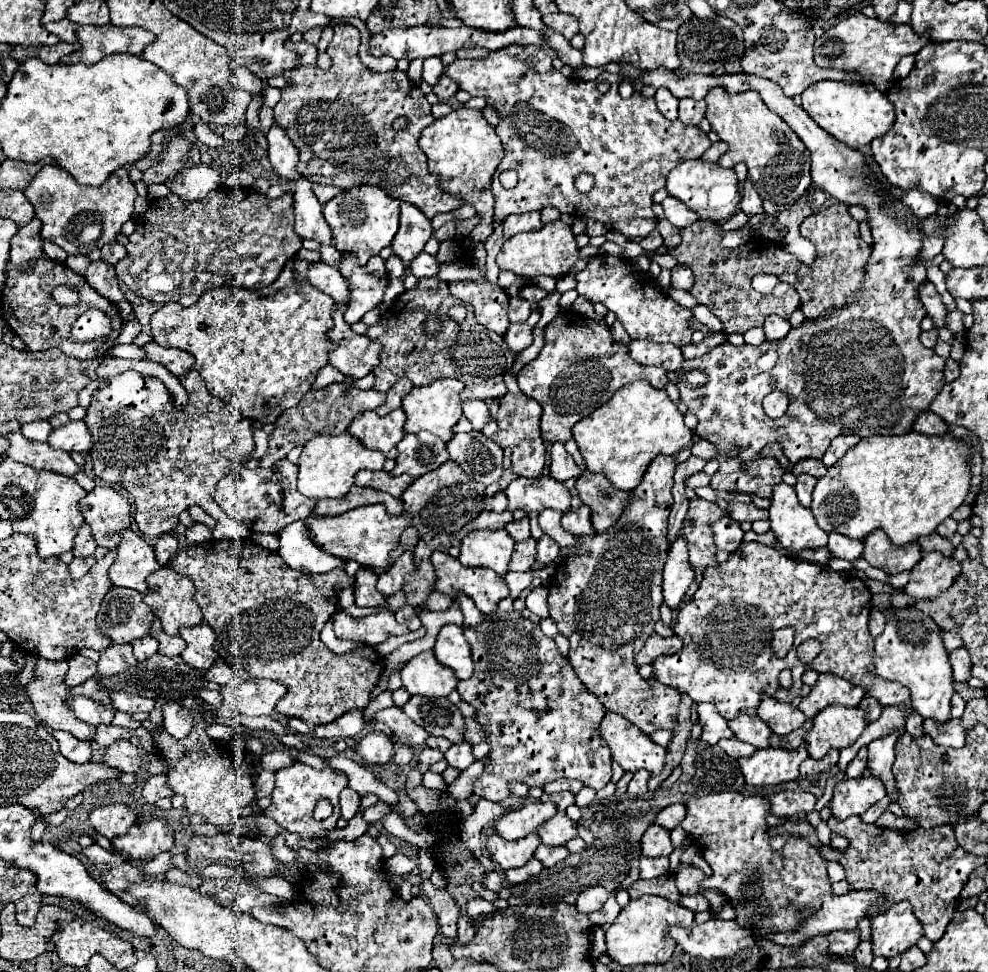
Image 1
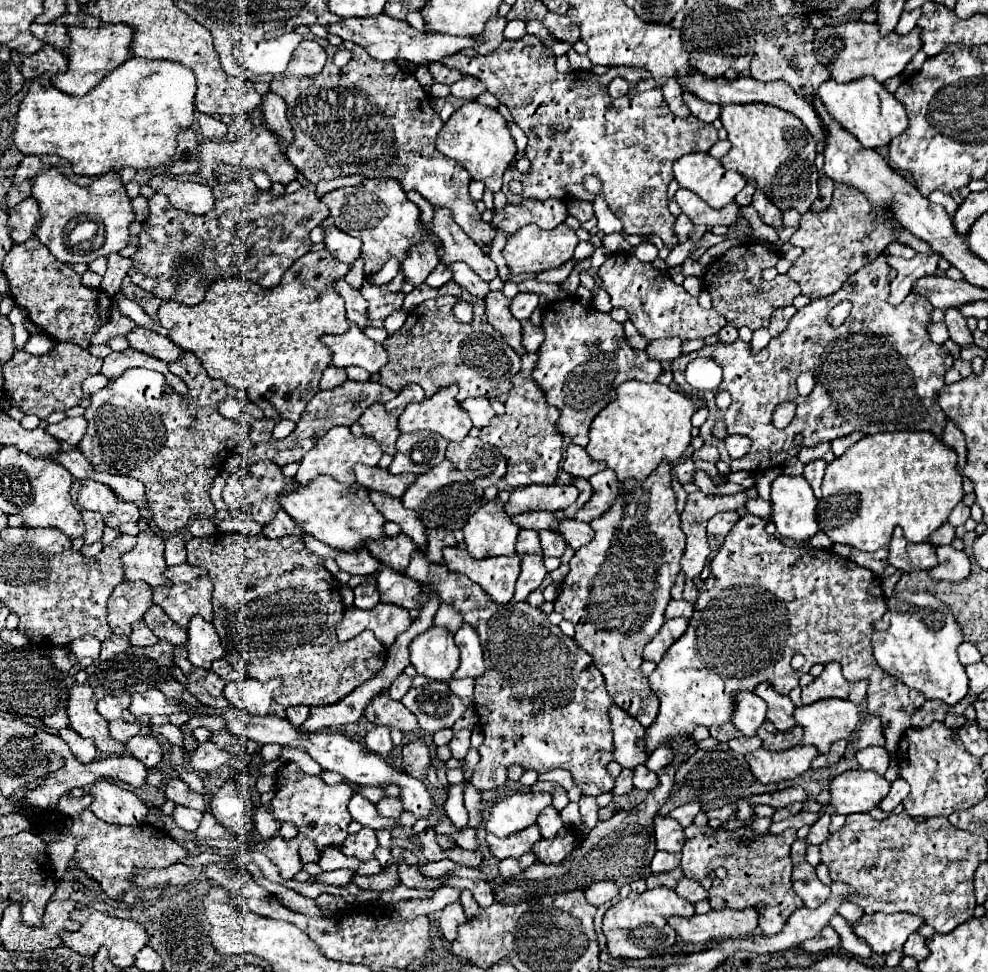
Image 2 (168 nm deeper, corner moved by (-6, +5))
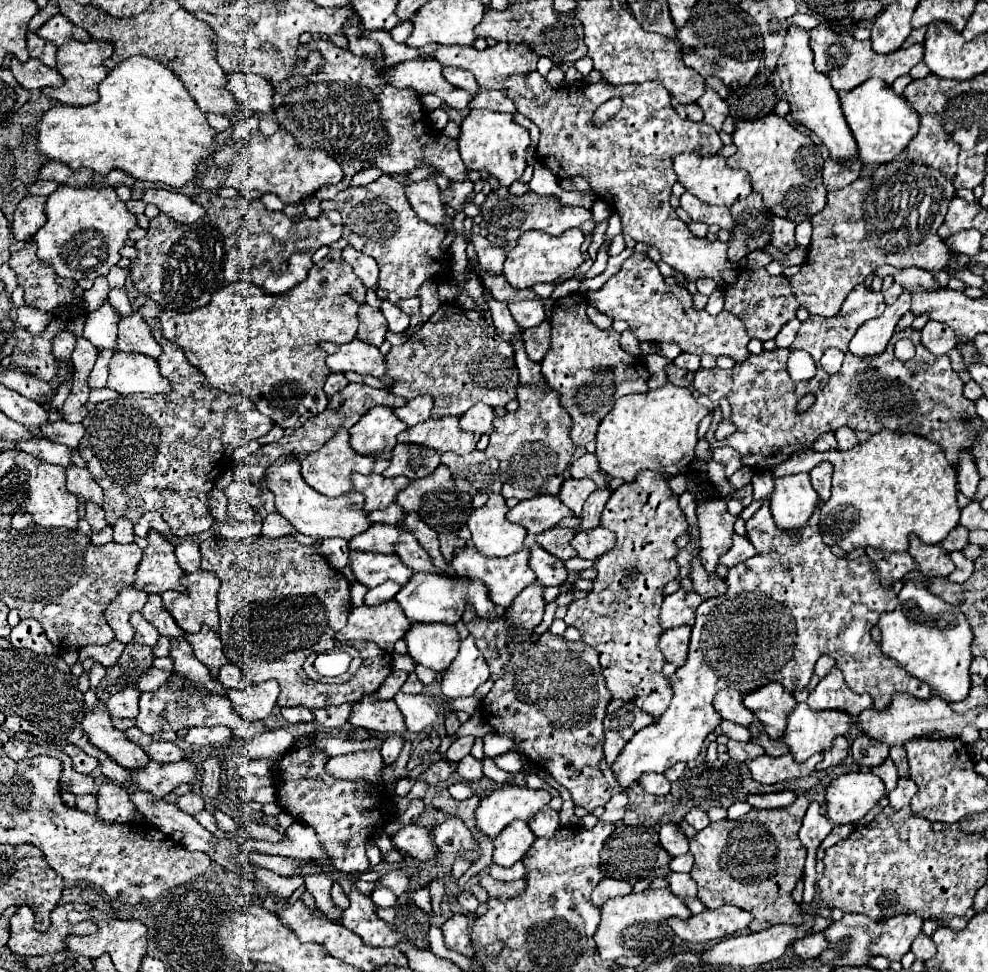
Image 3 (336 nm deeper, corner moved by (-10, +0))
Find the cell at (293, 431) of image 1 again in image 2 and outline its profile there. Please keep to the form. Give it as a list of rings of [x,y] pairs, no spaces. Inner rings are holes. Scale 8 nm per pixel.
[[[346,380],[344,384],[340,384],[340,386],[332,388],[332,390],[320,390],[308,402],[304,414],[300,416],[300,420],[298,420],[298,424],[296,424],[296,428],[294,428],[294,432],[290,436],[286,436],[282,440],[274,440],[272,438],[266,444],[256,444],[248,451],[248,454],[242,455],[246,457],[247,462],[242,463],[241,467],[260,462],[260,460],[270,460],[270,462],[274,462],[278,466],[286,466],[290,462],[298,462],[328,432],[328,428],[332,428],[332,426],[352,426],[370,404],[374,404],[374,402],[384,404],[384,402],[392,400],[394,396],[396,396],[396,392],[388,390],[386,386],[382,386],[378,382],[374,384],[374,382],[352,382],[352,380]]]

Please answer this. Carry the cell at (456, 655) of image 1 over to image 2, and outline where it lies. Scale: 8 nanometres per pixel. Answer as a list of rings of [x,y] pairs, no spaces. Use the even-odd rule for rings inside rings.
[[[462,624],[462,628],[454,634],[454,642],[460,648],[460,668],[454,678],[478,678],[484,674],[484,652],[478,640],[478,634],[472,626]]]

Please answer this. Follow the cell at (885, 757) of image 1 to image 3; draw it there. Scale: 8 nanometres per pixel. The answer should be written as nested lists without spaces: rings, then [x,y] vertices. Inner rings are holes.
[[[764,497],[762,501],[764,501],[762,507],[760,507],[760,509],[756,511],[756,515],[746,523],[748,539],[750,539],[750,543],[756,547],[758,553],[756,553],[756,557],[752,557],[752,559],[748,559],[748,561],[744,561],[744,563],[740,563],[740,565],[736,565],[736,567],[730,569],[730,573],[728,573],[728,577],[726,577],[728,591],[726,591],[724,595],[714,597],[714,599],[708,599],[708,601],[704,601],[704,603],[698,607],[698,611],[696,611],[696,623],[694,623],[694,627],[692,627],[692,639],[690,639],[688,661],[686,661],[686,665],[680,667],[674,675],[670,675],[670,685],[672,685],[672,689],[674,689],[674,697],[672,697],[672,701],[670,701],[670,707],[668,707],[668,709],[660,715],[660,719],[656,719],[652,725],[640,729],[640,731],[628,741],[628,745],[624,747],[624,751],[620,753],[620,759],[616,759],[616,763],[612,765],[612,771],[614,771],[614,775],[616,775],[616,781],[618,781],[618,789],[620,789],[620,791],[638,785],[640,775],[644,775],[644,773],[652,773],[652,771],[654,771],[654,773],[664,773],[666,769],[670,769],[670,767],[672,767],[674,763],[678,763],[678,761],[688,763],[688,761],[694,761],[694,759],[698,757],[698,753],[700,753],[700,749],[702,749],[702,743],[704,743],[706,735],[712,733],[712,731],[720,725],[720,721],[722,721],[722,717],[718,715],[718,711],[716,711],[714,705],[712,705],[712,699],[714,699],[714,695],[716,695],[720,689],[724,689],[724,687],[734,687],[734,689],[738,689],[738,691],[742,691],[742,693],[748,693],[748,691],[752,691],[752,689],[758,689],[758,687],[762,687],[762,685],[768,685],[768,683],[772,683],[772,681],[778,681],[778,683],[784,685],[786,691],[792,691],[792,693],[794,693],[796,689],[804,689],[804,687],[808,685],[808,681],[810,681],[810,677],[812,677],[812,673],[814,673],[814,665],[816,665],[818,657],[820,657],[820,655],[826,655],[826,653],[832,655],[832,657],[836,657],[836,667],[844,673],[844,679],[846,679],[846,683],[848,683],[848,687],[850,687],[852,691],[856,691],[856,693],[868,693],[868,695],[874,699],[874,709],[876,709],[876,711],[882,711],[882,709],[890,703],[890,699],[892,699],[894,693],[910,693],[910,695],[914,695],[916,699],[928,699],[928,697],[932,697],[932,689],[928,687],[928,683],[918,681],[914,675],[908,675],[908,673],[904,671],[904,667],[900,667],[900,663],[896,663],[896,661],[884,657],[884,653],[880,651],[880,645],[872,641],[870,631],[872,631],[872,627],[878,623],[880,615],[882,615],[884,611],[892,611],[892,609],[896,607],[896,593],[892,591],[892,587],[882,587],[882,585],[880,585],[880,577],[876,575],[876,567],[872,567],[872,561],[870,561],[866,555],[862,555],[860,559],[844,559],[844,557],[838,557],[838,555],[834,555],[834,553],[830,551],[830,547],[828,547],[828,545],[822,541],[822,537],[818,535],[820,505],[818,505],[818,509],[814,511],[812,519],[808,521],[808,527],[804,527],[804,531],[780,531],[780,527],[776,527],[776,523],[774,523],[774,519],[772,519],[768,497]],[[792,535],[796,535],[798,541],[794,541]]]

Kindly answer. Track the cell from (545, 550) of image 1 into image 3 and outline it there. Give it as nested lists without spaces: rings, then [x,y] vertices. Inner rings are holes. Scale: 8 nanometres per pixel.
[[[554,527],[548,529],[540,535],[536,535],[536,543],[546,549],[550,555],[558,557],[560,561],[568,561],[572,557],[576,557],[576,551],[570,547],[572,537],[576,535],[574,529],[564,529],[564,527]]]

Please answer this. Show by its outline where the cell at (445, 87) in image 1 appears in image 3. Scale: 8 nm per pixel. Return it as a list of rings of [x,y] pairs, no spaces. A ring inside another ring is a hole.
[[[480,89],[476,93],[476,97],[470,103],[470,109],[492,109],[492,111],[512,113],[512,115],[518,113],[516,111],[516,105],[508,97],[504,97],[498,91],[484,91],[484,89]]]

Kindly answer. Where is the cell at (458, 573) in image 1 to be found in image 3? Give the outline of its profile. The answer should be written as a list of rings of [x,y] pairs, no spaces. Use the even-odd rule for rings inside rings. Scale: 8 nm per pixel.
[[[460,547],[456,549],[456,559],[452,559],[452,571],[456,575],[462,577],[470,577],[470,579],[480,579],[486,583],[492,601],[498,607],[508,609],[512,605],[512,599],[516,599],[516,595],[520,595],[520,591],[524,591],[524,587],[536,583],[536,575],[534,571],[528,567],[528,559],[530,559],[530,551],[522,549],[510,557],[502,557],[502,559],[492,559],[486,555],[480,555],[474,547]]]

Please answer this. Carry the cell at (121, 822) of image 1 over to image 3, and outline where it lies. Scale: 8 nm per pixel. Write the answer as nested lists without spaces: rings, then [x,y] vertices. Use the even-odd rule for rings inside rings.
[[[118,783],[100,785],[96,797],[98,797],[98,817],[102,817],[106,823],[128,823],[132,815],[136,815],[136,821],[146,821],[144,815],[130,801],[126,789]]]

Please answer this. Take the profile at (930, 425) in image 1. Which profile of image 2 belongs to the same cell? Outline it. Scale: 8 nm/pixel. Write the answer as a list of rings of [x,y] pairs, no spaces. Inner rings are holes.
[[[948,420],[942,432],[942,442],[948,444],[952,450],[956,450],[958,454],[958,468],[962,470],[962,466],[966,464],[966,442],[964,442],[964,434],[960,434],[960,428]]]

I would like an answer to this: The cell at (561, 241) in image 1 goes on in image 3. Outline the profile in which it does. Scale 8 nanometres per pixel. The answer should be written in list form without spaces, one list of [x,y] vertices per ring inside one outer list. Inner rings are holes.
[[[568,229],[566,233],[554,237],[544,231],[528,231],[520,235],[516,245],[512,245],[506,251],[506,263],[504,263],[504,277],[514,289],[526,289],[534,287],[536,283],[552,283],[560,275],[574,271],[582,261],[580,247],[584,243],[584,233],[580,229]]]

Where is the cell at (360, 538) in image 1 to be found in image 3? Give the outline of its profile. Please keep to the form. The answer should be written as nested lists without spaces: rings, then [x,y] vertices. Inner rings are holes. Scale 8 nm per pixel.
[[[280,457],[280,459],[276,459],[276,463],[272,463],[268,467],[268,471],[264,473],[264,483],[276,495],[276,511],[284,519],[288,519],[290,525],[302,535],[320,537],[320,539],[328,539],[328,537],[352,539],[354,535],[358,535],[358,533],[362,533],[370,527],[366,511],[362,509],[364,495],[360,495],[356,491],[350,491],[346,495],[330,499],[330,497],[318,493],[316,489],[312,489],[302,479],[298,457]]]

